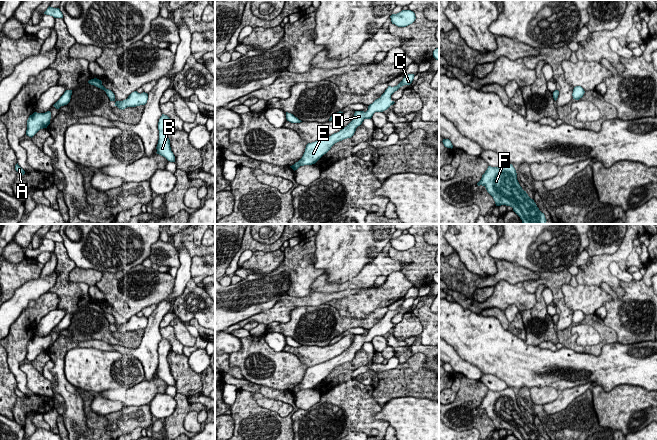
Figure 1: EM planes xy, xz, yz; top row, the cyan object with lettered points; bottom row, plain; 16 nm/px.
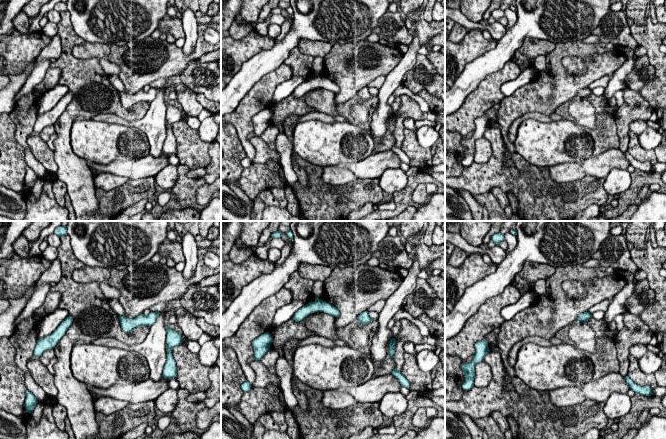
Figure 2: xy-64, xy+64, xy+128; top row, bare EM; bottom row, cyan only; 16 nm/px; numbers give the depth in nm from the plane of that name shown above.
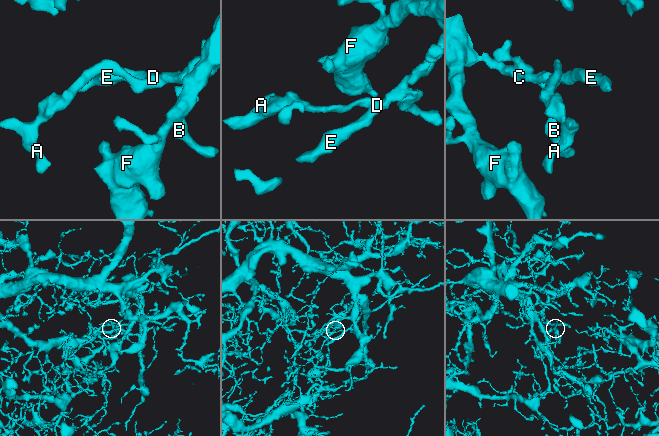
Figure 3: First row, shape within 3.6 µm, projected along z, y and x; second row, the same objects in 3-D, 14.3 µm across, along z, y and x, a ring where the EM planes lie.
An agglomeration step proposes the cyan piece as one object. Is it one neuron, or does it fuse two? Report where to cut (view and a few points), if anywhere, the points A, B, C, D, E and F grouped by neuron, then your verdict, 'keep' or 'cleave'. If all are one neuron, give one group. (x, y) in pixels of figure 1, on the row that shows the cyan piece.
cut none; groups A B C D E F; keep

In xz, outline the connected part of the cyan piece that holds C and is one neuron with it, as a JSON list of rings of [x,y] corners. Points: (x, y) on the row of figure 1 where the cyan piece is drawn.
[[[414,74],[405,75],[397,86],[388,86],[381,97],[368,106],[366,112],[355,111],[352,121],[339,132],[315,142],[308,143],[302,158],[290,167],[295,171],[300,166],[315,164],[335,143],[351,138],[355,133],[356,128],[360,126],[365,119],[371,119],[375,112],[383,112],[393,105],[395,102],[391,100],[391,95],[400,87],[410,85],[414,76]]]

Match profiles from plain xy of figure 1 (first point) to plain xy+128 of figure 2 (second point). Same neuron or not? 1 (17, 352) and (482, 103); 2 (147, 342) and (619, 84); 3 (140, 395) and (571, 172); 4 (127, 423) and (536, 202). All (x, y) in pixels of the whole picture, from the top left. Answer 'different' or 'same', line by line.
1: same
2: same
3: different
4: same

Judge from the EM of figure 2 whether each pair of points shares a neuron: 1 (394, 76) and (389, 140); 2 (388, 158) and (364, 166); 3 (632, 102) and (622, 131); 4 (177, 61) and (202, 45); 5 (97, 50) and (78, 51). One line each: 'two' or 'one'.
1: two
2: one
3: one
4: one
5: one

